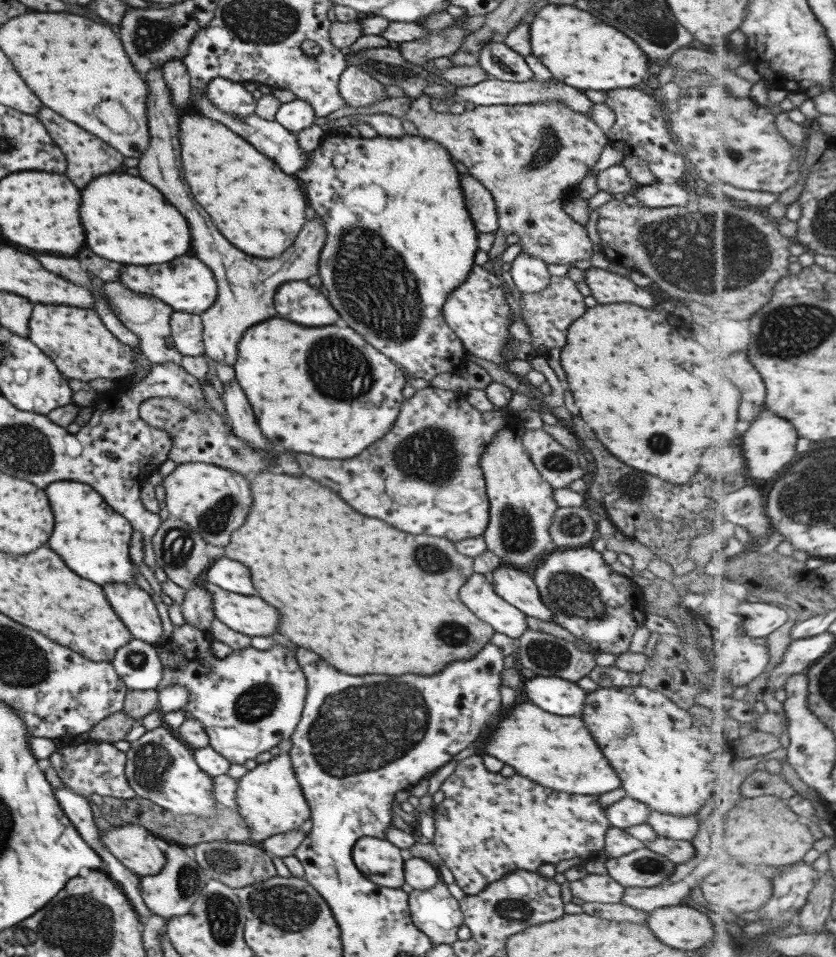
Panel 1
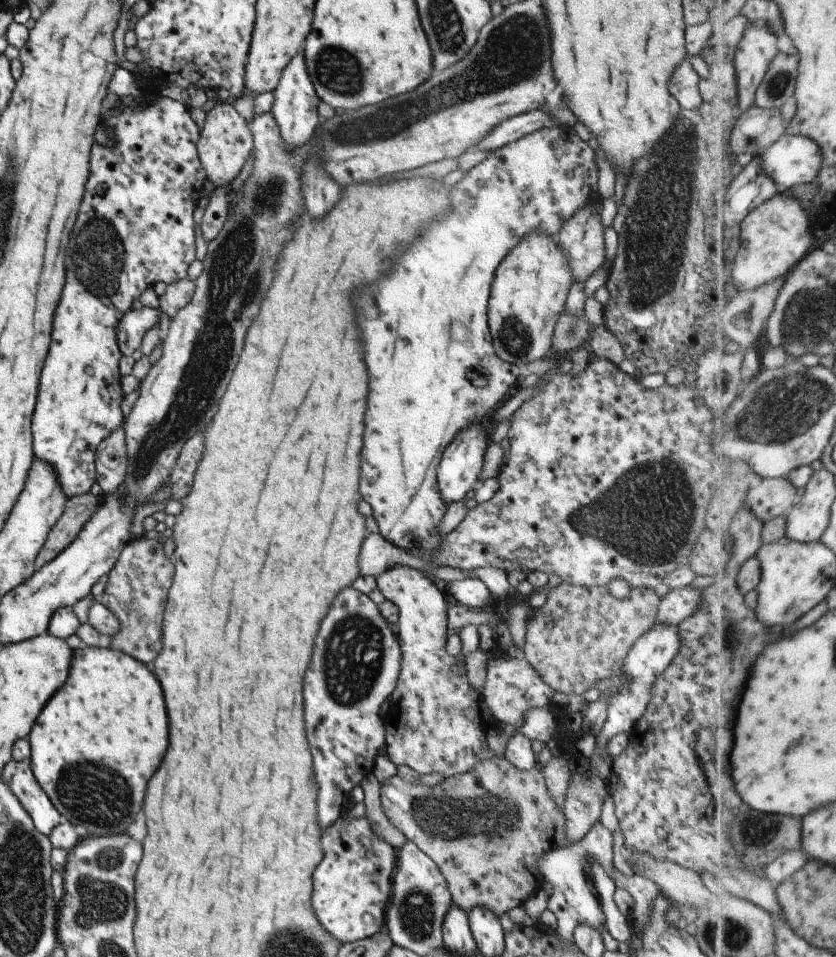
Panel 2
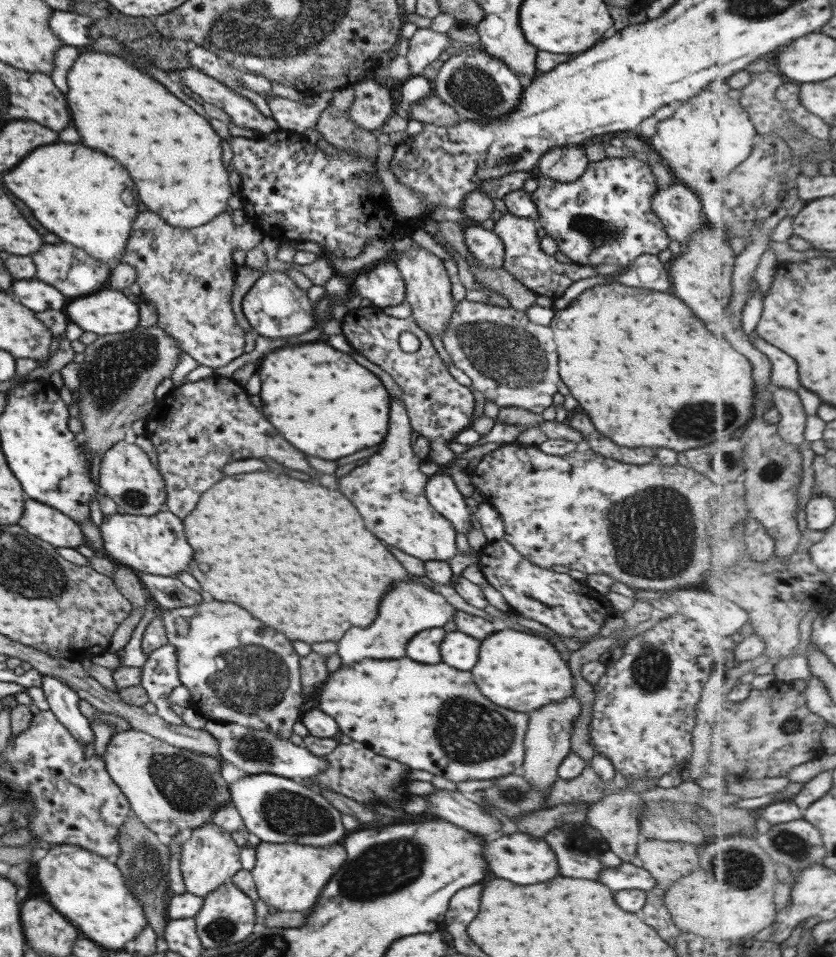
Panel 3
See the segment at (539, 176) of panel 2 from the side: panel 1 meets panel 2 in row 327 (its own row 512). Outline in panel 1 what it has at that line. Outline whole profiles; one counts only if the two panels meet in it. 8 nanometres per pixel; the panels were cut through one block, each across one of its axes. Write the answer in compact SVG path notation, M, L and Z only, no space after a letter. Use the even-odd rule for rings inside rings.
M427 386L403 399L391 430L359 456L335 462L319 460L307 454L293 454L293 458L305 476L313 478L321 486L331 488L331 492L335 492L355 512L379 518L401 532L445 536L451 542L481 536L489 520L489 501L479 468L483 448L495 438L499 430L517 430L522 423L506 407L494 407L491 411L480 412L468 404L465 397L463 391L447 392L442 388Z

